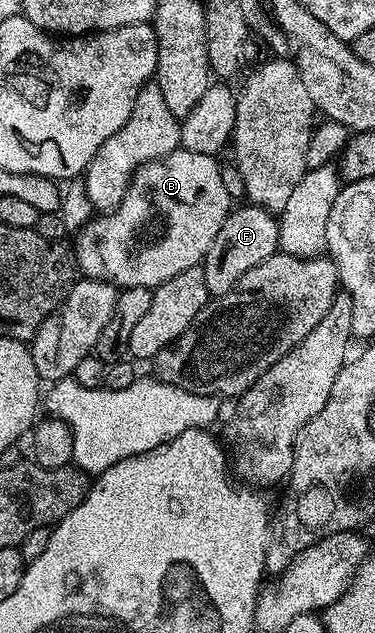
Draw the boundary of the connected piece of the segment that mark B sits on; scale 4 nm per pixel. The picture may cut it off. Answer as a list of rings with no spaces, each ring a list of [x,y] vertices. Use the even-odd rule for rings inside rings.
[[[181,148],[146,162],[134,174],[130,186],[124,192],[122,203],[109,212],[91,217],[77,231],[78,247],[72,250],[77,269],[87,279],[108,282],[117,288],[153,288],[164,280],[172,280],[172,276],[180,276],[184,268],[199,265],[205,259],[208,248],[212,248],[216,232],[220,232],[232,209],[232,199],[228,192],[224,192],[224,180],[220,180],[219,165],[217,157]]]

